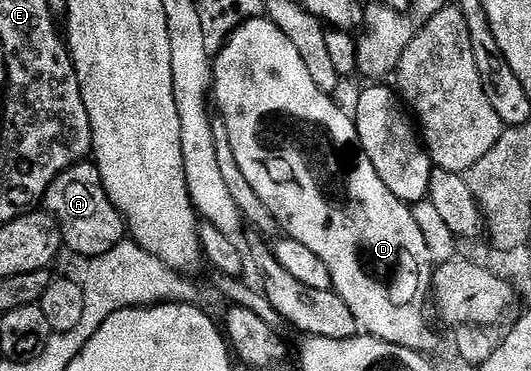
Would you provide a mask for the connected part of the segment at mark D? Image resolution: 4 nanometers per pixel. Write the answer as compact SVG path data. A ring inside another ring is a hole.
M260 18L246 21L228 38L223 51L213 60L213 100L214 103L215 100L219 103L220 110L218 111L221 113L226 129L229 130L233 155L237 158L237 163L241 166L241 173L245 174L246 181L253 186L254 193L265 202L278 227L283 232L287 231L284 233L290 239L301 242L301 246L309 246L309 250L313 250L313 254L317 254L317 258L321 258L321 262L325 262L325 266L331 272L332 289L345 302L345 306L349 306L349 310L353 310L355 321L359 323L360 329L366 335L375 336L378 340L393 342L402 348L414 348L415 351L424 354L430 353L430 348L435 344L435 332L427 325L429 300L426 295L424 295L425 297L419 296L419 291L422 288L424 291L425 281L433 272L433 261L427 252L425 237L422 236L421 229L417 227L411 208L399 200L397 194L393 194L393 190L389 190L389 186L385 186L385 182L381 182L377 170L373 170L373 162L369 162L369 154L365 154L359 141L354 119L348 113L346 116L331 101L334 99L328 93L321 91L317 82L313 82L313 78L309 75L309 66L305 66L305 58L301 58L301 54L297 54L297 46L293 46L293 42L289 42L289 38L285 38L285 34L281 34L281 30L272 20Z

